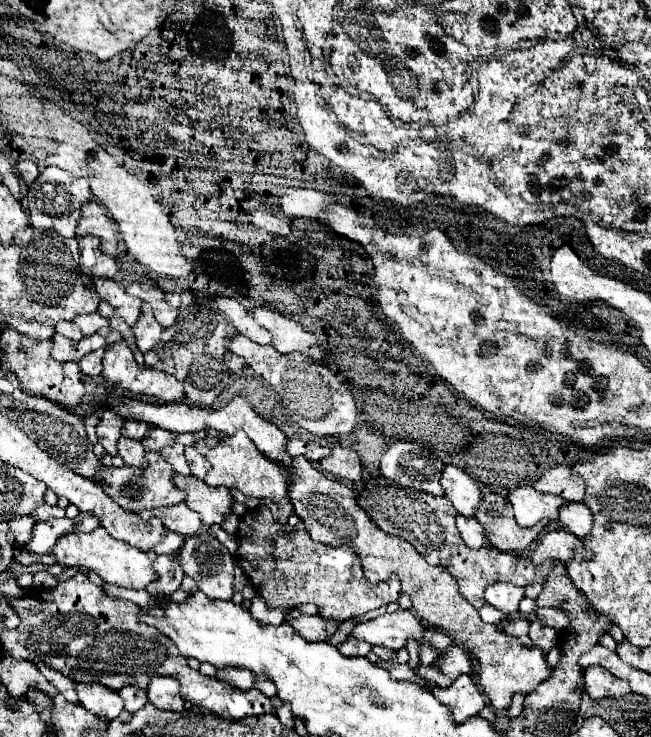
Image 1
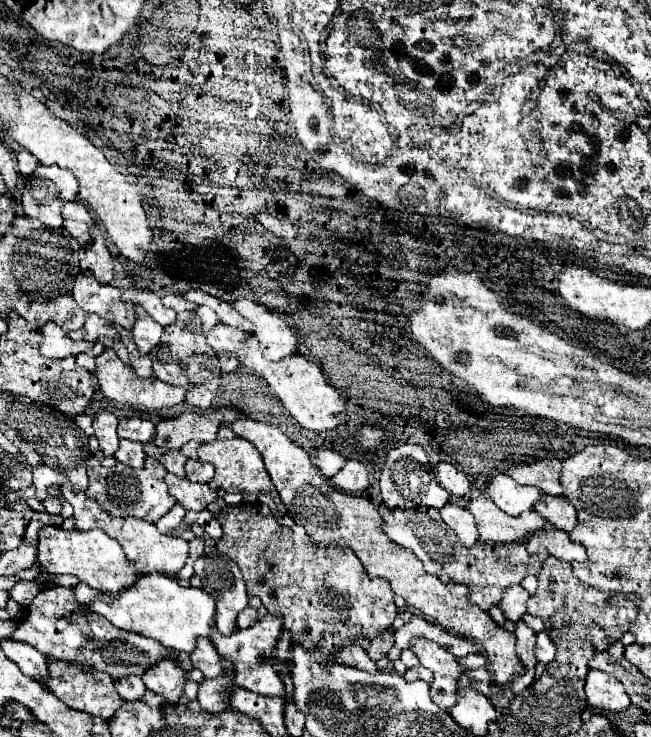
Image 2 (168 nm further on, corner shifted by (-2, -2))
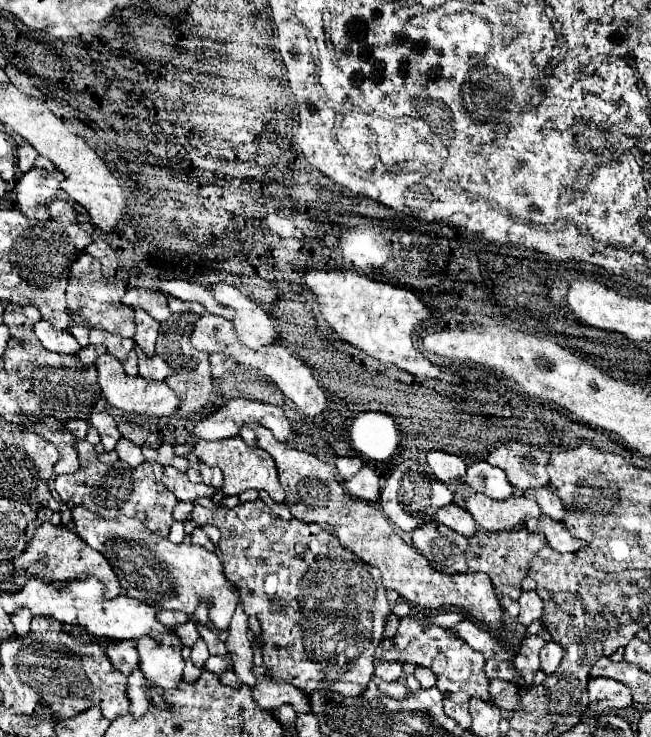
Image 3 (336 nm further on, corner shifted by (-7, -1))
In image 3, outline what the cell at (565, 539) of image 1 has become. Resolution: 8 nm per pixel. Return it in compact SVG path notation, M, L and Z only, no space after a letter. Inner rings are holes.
M541 515L539 519L525 519L525 527L531 529L531 531L541 531L549 543L549 547L553 547L555 551L559 553L575 553L577 549L585 547L585 543L581 539L575 539L571 537L571 533L567 533L565 525L547 517L547 515Z

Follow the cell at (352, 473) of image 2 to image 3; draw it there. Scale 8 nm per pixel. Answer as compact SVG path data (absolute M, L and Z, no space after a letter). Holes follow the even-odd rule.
M363 467L351 481L345 483L345 489L349 495L361 499L361 501L377 501L381 495L381 477L375 469Z

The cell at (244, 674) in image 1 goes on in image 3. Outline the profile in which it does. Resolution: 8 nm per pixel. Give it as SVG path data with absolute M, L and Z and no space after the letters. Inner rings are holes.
M191 621L175 627L175 633L177 633L177 637L183 641L183 645L187 645L187 647L193 647L193 643L199 639L197 627L195 627Z

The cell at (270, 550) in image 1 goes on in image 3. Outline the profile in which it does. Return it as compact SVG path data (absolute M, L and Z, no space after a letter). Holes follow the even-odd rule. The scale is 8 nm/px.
M261 499L251 501L251 503L241 503L233 509L227 507L217 507L217 509L203 509L201 505L195 505L195 509L189 515L189 521L197 523L197 527L203 525L215 525L221 531L221 539L219 539L219 549L223 555L223 565L225 565L225 575L231 583L235 583L239 587L239 595L241 595L241 605L243 611L249 617L257 617L263 629L263 661L267 665L267 669L271 671L271 679L273 681L287 681L291 685L295 685L299 691L303 691L305 695L311 695L315 691L323 691L323 693L339 693L341 697L361 697L363 691L367 689L369 681L371 681L371 673L373 673L373 653L377 649L377 645L383 639L383 629L387 623L387 615L391 611L391 605L387 601L385 595L385 587L379 579L379 571L363 561L359 561L359 557L355 557L351 551L343 549L339 545L339 539L335 535L331 535L329 531L323 531L317 523L303 523L297 519L291 521L283 521L279 519Z

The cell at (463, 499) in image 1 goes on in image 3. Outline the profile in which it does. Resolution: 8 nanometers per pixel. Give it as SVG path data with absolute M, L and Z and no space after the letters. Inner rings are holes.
M437 449L427 451L427 465L431 467L433 477L443 481L443 483L463 477L463 473L467 469L467 465L457 455L451 455L451 453L445 453L445 451L437 451Z

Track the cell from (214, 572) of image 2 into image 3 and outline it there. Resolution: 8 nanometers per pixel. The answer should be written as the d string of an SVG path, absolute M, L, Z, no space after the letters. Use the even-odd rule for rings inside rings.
M241 605L235 609L235 615L231 619L231 625L227 629L229 637L225 641L227 651L233 655L233 671L239 679L239 683L255 687L257 679L253 677L253 645L247 639L247 615L243 613Z

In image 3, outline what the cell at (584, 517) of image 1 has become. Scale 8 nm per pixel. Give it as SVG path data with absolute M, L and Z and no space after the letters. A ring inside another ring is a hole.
M549 487L527 489L523 495L529 497L529 499L533 499L533 501L537 501L537 505L541 507L541 511L543 511L545 515L549 515L549 517L555 519L555 521L561 521L565 509L563 509L559 497L555 497L555 493L553 493Z

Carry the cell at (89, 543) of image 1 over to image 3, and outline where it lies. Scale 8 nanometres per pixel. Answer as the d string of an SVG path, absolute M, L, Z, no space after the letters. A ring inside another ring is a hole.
M49 521L41 523L35 529L35 535L29 541L27 549L19 557L13 559L13 565L15 565L15 569L23 569L41 581L63 581L63 579L71 579L77 573L85 573L89 577L99 579L105 585L105 597L109 597L109 599L117 597L119 589L121 589L111 565L107 563L107 559L99 551L89 547L77 533L69 531L63 525L55 527Z

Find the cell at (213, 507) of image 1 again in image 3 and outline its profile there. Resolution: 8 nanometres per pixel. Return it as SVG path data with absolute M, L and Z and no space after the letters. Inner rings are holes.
M173 467L163 469L163 483L179 501L195 501L199 497L211 497L215 493L213 487L209 487L209 485L191 483L185 473L181 473Z

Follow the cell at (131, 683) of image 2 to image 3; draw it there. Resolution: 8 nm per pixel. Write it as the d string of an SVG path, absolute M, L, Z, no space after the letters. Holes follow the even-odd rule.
M133 639L111 641L111 645L107 647L107 655L111 657L111 663L115 665L115 669L119 669L123 675L129 675L139 665L139 657L137 657Z

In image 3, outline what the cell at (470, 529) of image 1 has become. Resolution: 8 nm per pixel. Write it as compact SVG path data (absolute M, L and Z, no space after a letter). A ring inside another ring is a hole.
M455 503L441 507L441 509L433 515L433 521L441 523L441 525L447 525L449 529L453 529L453 531L465 535L465 537L471 537L471 535L477 531L475 519L473 519L465 509L461 509L461 507L455 505Z

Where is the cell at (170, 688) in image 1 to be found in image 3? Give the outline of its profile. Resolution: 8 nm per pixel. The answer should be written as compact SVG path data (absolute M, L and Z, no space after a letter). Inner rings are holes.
M167 633L165 637L139 637L139 667L151 685L159 685L163 689L175 689L181 683L183 675L183 643L175 633Z

